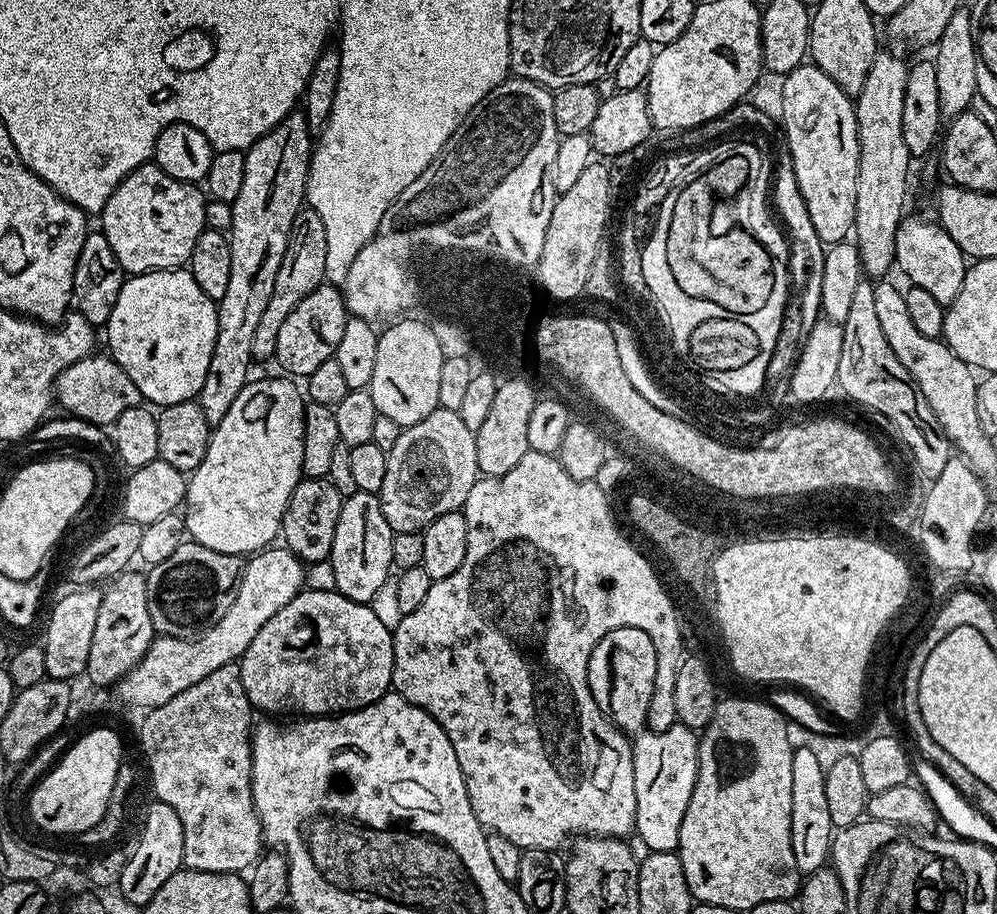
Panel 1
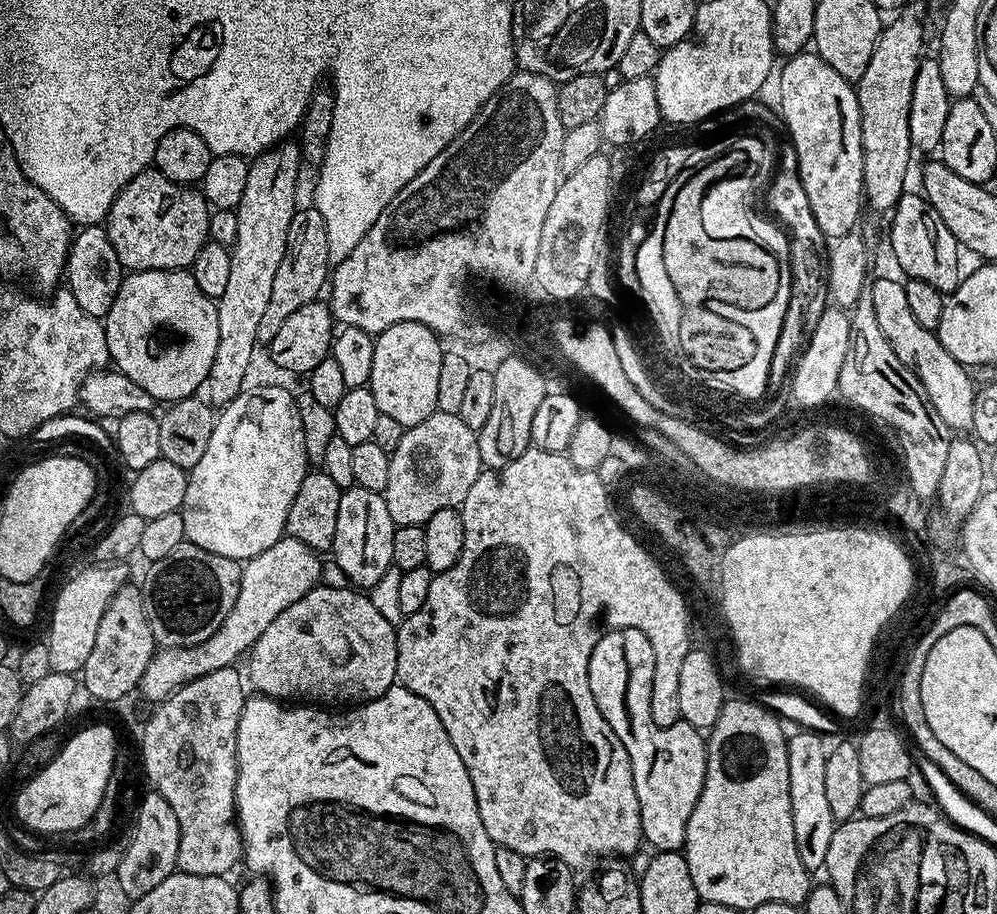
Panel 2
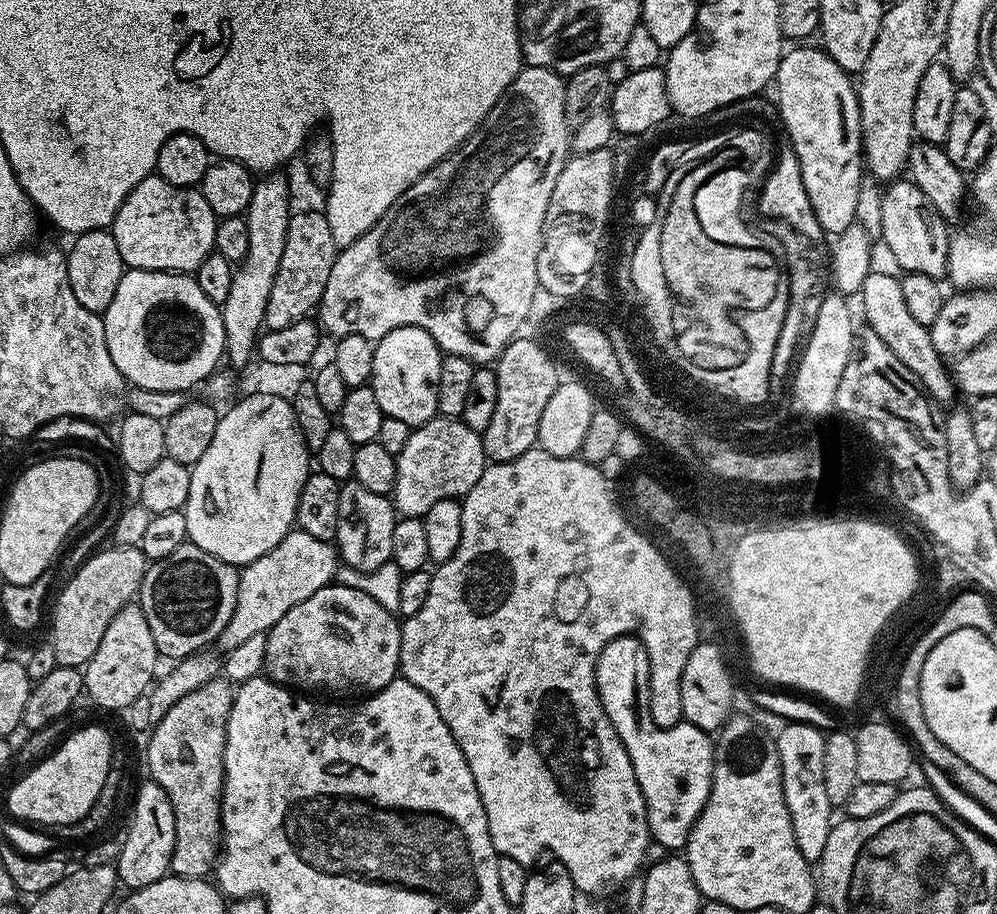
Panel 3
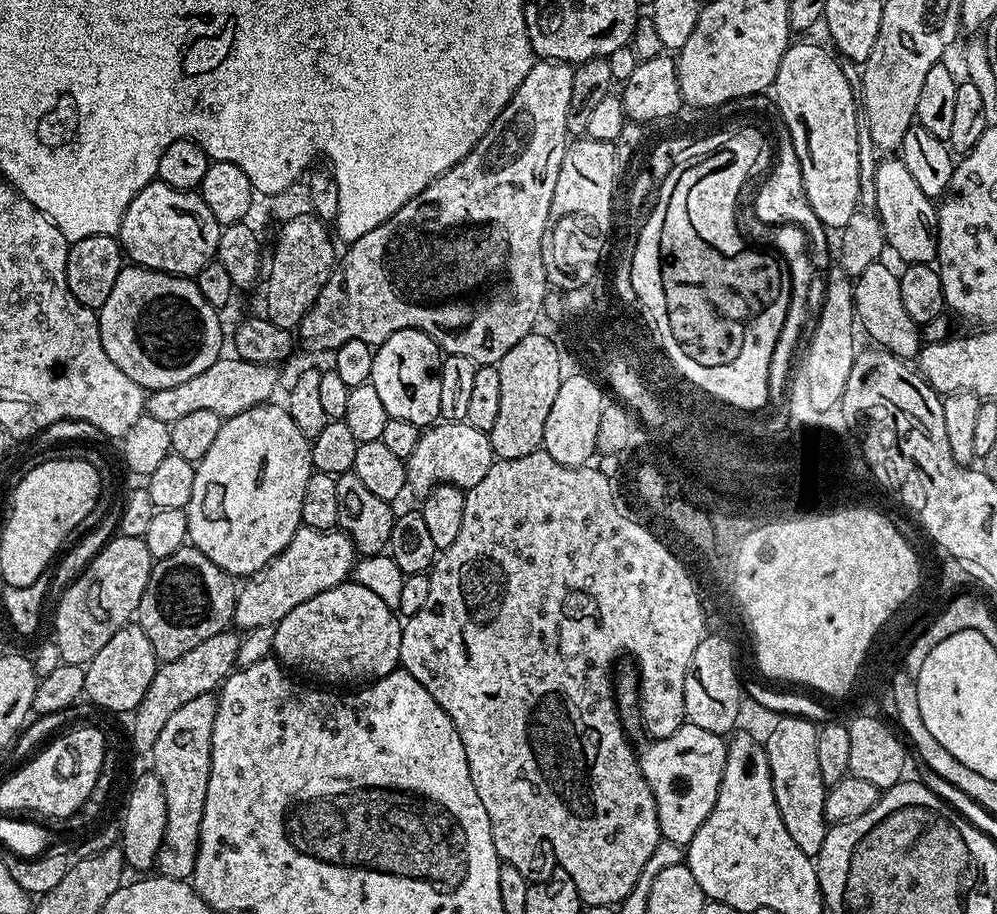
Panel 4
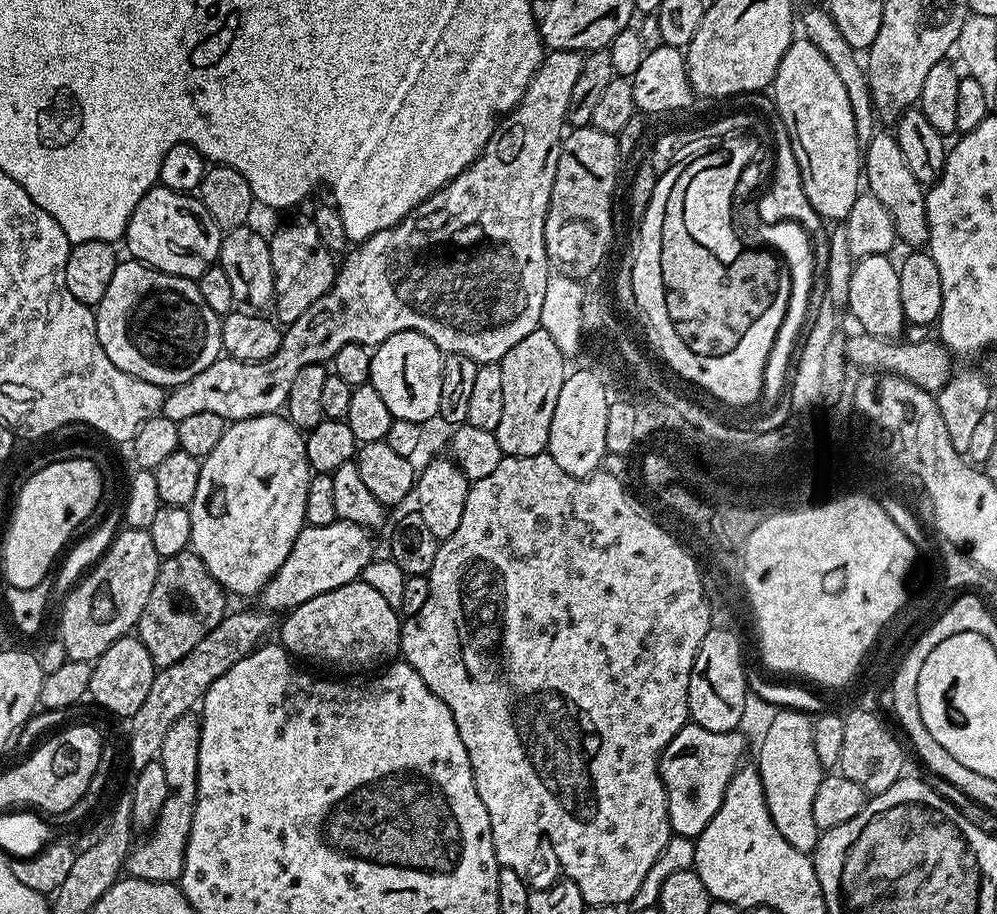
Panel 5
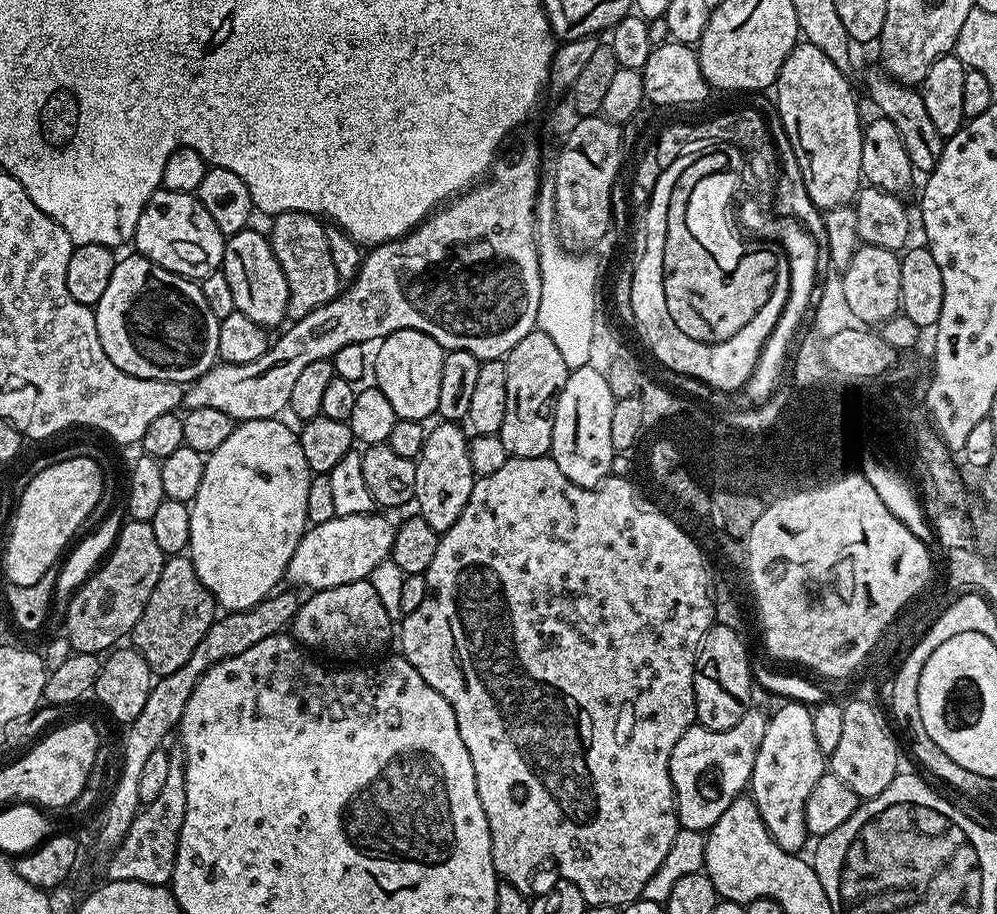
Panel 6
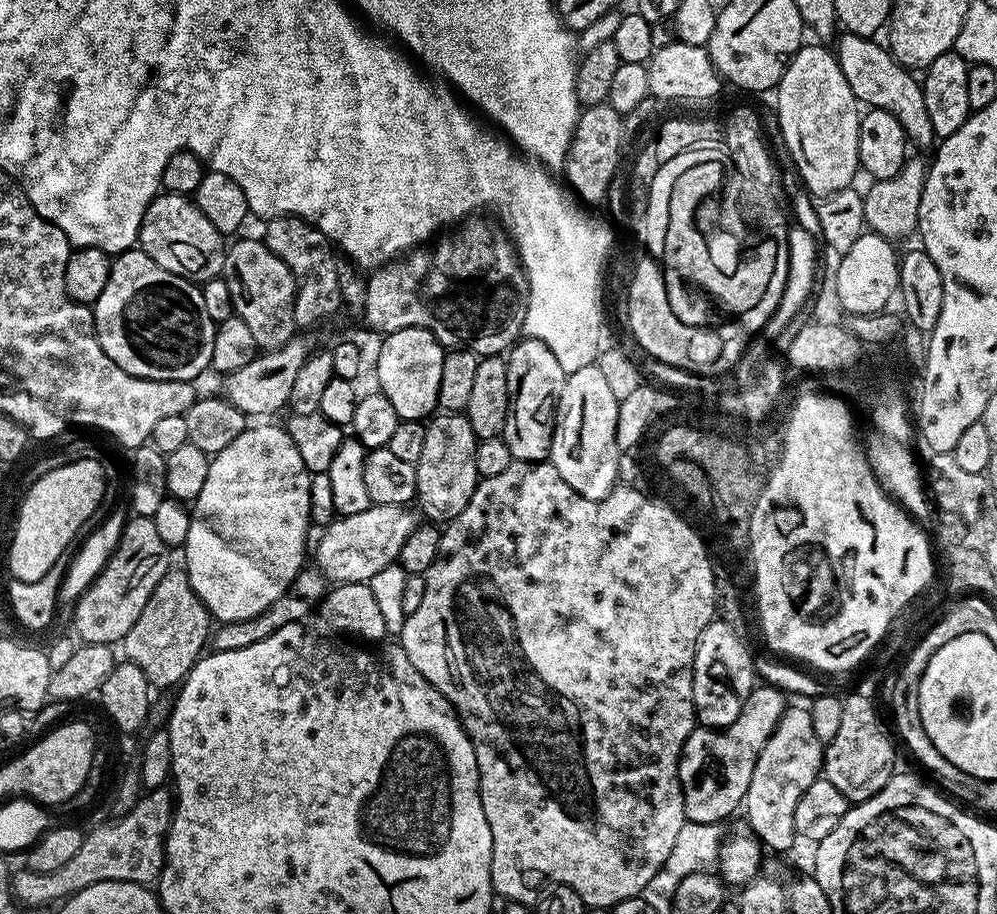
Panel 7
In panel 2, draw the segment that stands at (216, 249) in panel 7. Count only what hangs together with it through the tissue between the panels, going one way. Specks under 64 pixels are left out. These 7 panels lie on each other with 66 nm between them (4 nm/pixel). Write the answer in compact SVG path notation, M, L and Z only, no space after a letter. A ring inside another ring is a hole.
M139 172L112 199L106 227L121 264L128 270L184 270L208 240L210 205L203 191L170 182L161 172Z

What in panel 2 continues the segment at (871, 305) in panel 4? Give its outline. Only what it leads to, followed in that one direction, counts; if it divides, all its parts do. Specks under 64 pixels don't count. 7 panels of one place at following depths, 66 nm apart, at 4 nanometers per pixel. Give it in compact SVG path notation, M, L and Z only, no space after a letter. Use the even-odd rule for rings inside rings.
M888 276L875 280L870 284L874 298L874 315L878 317L878 327L882 334L886 334L886 342L890 342L890 350L894 350L898 359L919 378L934 410L938 410L938 418L942 418L942 422L946 422L953 433L963 433L960 432L963 428L964 431L971 429L972 418L968 414L974 410L976 388L968 377L969 369L958 363L950 350L946 350L946 346L942 346L933 329L921 326L918 318L914 318L901 281L891 280Z

